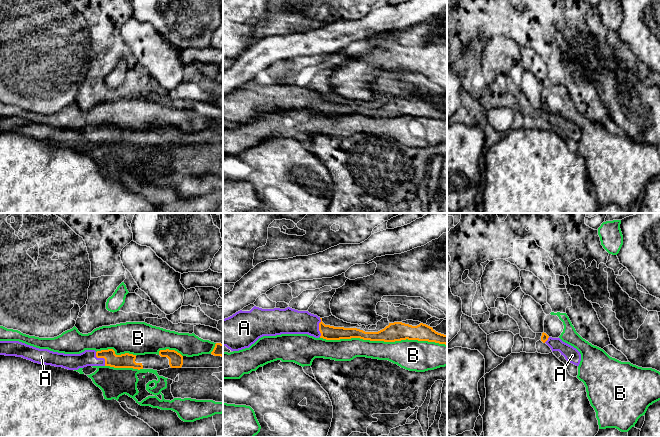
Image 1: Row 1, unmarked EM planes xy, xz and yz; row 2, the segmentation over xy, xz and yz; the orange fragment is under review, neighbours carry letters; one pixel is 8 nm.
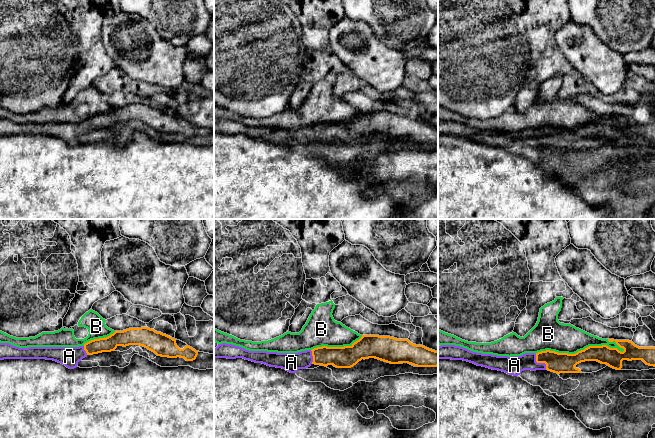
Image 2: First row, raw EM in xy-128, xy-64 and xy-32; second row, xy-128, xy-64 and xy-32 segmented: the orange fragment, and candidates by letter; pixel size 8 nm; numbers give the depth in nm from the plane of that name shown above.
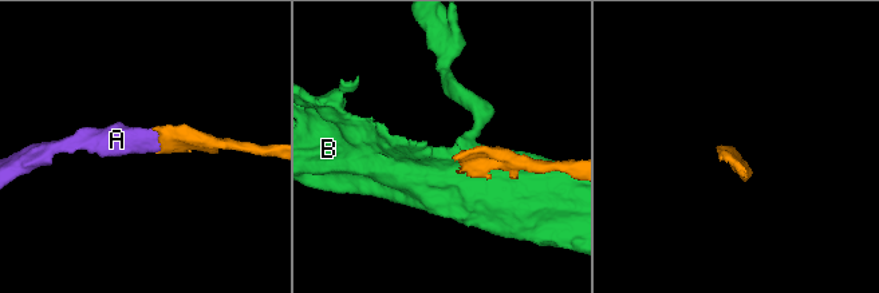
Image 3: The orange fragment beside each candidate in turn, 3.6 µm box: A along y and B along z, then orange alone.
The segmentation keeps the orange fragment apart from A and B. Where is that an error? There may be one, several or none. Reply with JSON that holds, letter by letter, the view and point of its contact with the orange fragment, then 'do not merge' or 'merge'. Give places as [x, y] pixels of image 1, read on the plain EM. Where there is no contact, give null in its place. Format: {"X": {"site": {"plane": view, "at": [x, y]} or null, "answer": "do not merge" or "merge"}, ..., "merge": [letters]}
{"A": {"site": {"plane": "xy", "at": [101, 133]}, "answer": "merge"}, "B": {"site": {"plane": "xz", "at": [383, 116]}, "answer": "do not merge"}, "merge": ["A"]}

